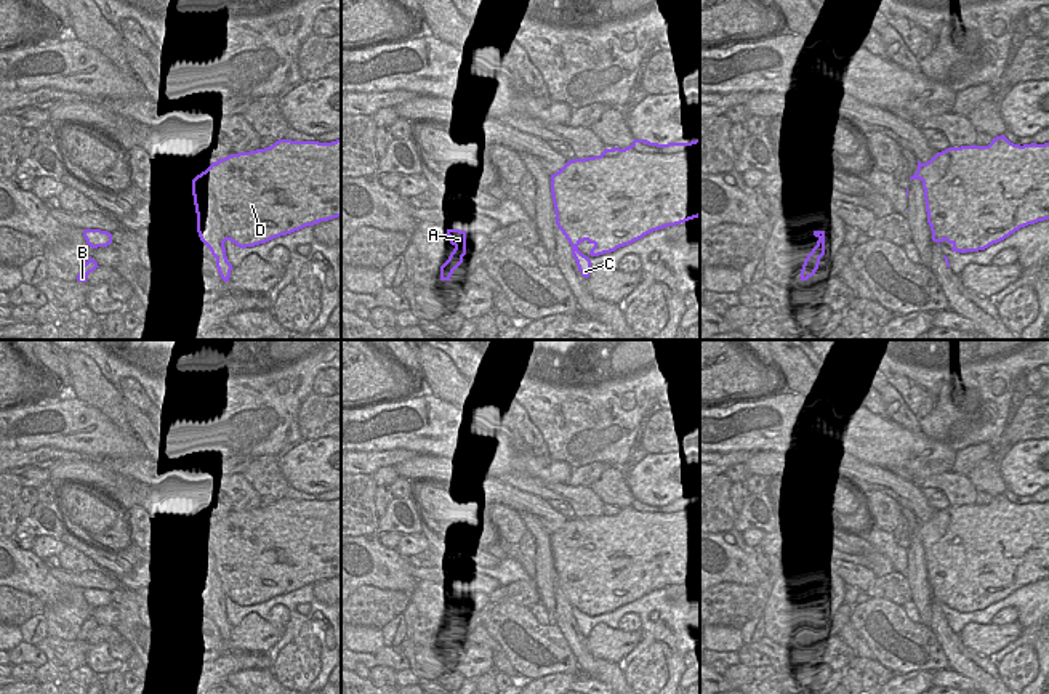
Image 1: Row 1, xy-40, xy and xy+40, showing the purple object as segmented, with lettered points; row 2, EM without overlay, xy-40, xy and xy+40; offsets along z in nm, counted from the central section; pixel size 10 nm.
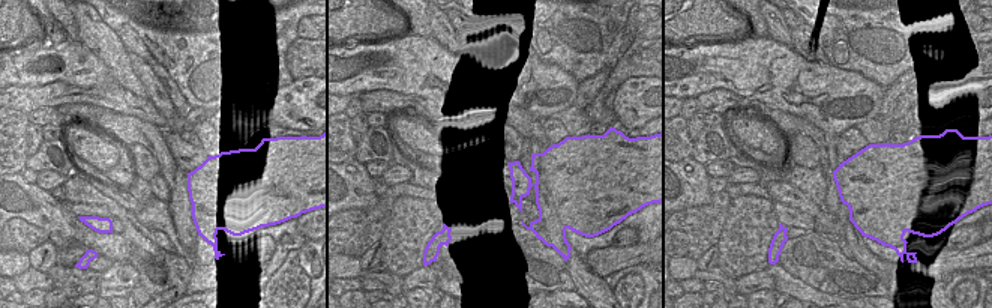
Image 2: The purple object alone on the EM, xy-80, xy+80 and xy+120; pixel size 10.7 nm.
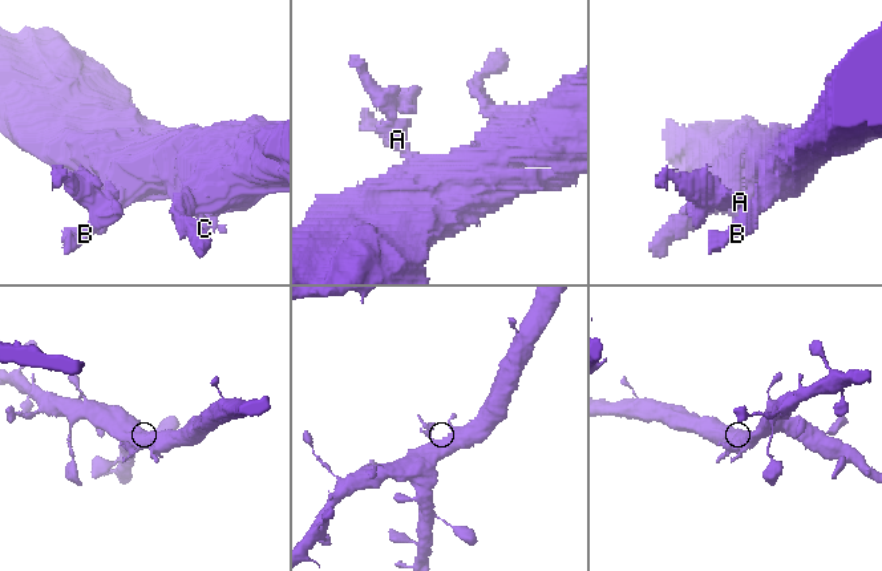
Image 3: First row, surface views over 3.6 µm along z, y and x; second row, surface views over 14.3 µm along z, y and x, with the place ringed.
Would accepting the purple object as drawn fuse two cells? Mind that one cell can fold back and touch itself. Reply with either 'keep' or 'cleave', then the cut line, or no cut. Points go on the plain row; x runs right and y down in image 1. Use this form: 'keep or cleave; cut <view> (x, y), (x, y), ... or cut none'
cleave; cut xy (455, 605), (465, 606)

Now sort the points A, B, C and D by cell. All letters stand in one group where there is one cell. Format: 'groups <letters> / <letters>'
groups A / B C D

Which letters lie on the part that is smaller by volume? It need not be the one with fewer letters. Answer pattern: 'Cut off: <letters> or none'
Cut off: A

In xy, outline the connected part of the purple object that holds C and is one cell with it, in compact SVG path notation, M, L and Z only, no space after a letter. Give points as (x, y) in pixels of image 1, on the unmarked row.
M634 498L625 508L569 519L551 534L551 555L556 583L572 604L578 630L588 638L591 619L578 609L581 601L593 603L589 614L599 615L700 575L700 498L668 503Z

